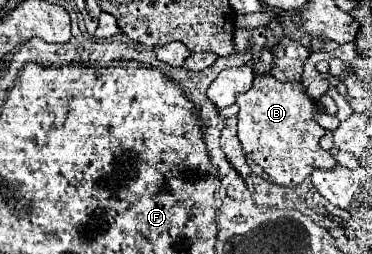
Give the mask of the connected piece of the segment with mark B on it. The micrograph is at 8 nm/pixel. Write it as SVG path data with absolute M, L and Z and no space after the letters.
M254 74L254 84L246 94L236 96L236 104L240 106L238 112L238 140L242 142L242 150L246 152L246 158L250 158L254 164L262 168L266 176L270 176L272 182L280 186L298 186L304 182L306 176L310 176L314 170L332 170L338 166L336 158L322 150L320 138L324 136L324 128L320 128L312 118L312 104L304 92L304 86L300 82L278 82L270 74Z

